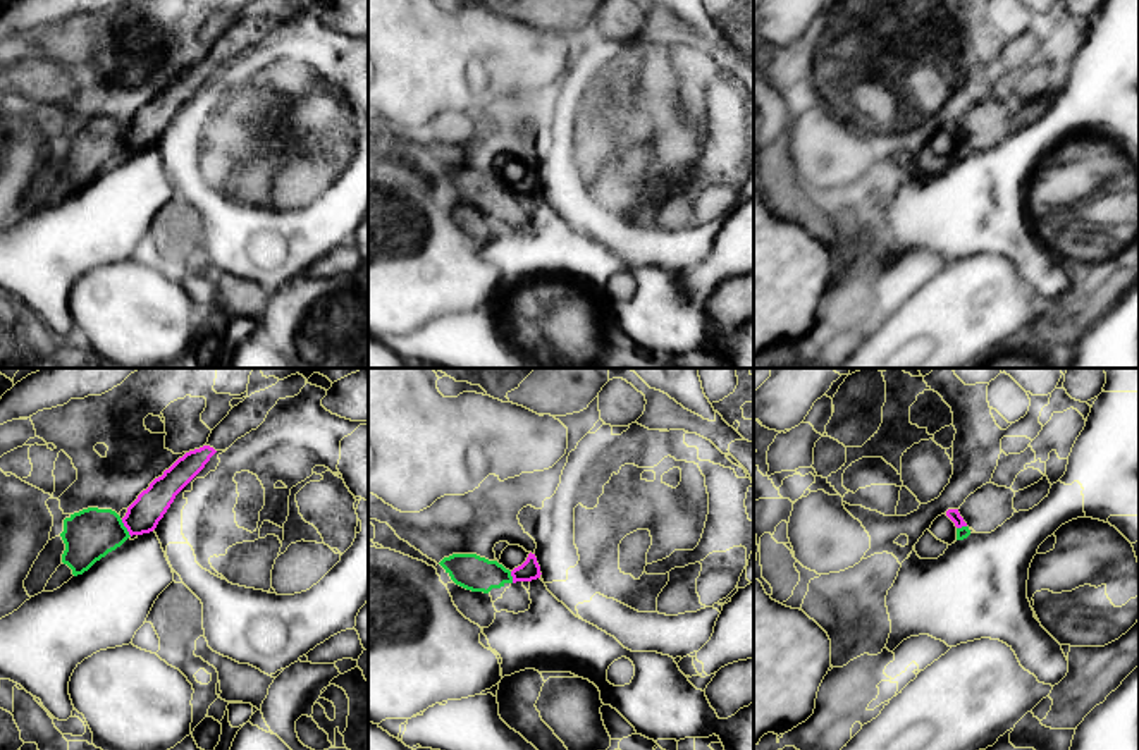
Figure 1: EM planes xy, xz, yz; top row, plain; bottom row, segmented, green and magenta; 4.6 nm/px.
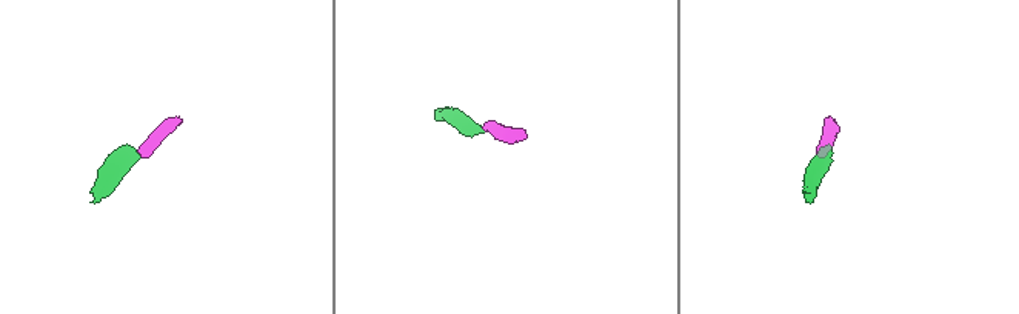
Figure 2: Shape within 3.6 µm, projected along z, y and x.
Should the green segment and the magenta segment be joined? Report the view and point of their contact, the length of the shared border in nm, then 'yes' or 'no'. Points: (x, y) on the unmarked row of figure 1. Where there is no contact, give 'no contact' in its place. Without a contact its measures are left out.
xy (126, 143) | 90 nm | no

